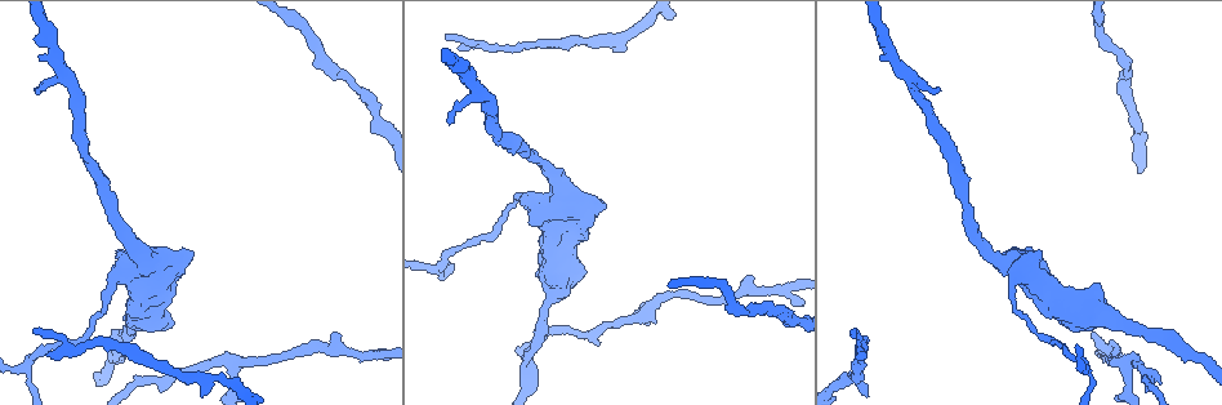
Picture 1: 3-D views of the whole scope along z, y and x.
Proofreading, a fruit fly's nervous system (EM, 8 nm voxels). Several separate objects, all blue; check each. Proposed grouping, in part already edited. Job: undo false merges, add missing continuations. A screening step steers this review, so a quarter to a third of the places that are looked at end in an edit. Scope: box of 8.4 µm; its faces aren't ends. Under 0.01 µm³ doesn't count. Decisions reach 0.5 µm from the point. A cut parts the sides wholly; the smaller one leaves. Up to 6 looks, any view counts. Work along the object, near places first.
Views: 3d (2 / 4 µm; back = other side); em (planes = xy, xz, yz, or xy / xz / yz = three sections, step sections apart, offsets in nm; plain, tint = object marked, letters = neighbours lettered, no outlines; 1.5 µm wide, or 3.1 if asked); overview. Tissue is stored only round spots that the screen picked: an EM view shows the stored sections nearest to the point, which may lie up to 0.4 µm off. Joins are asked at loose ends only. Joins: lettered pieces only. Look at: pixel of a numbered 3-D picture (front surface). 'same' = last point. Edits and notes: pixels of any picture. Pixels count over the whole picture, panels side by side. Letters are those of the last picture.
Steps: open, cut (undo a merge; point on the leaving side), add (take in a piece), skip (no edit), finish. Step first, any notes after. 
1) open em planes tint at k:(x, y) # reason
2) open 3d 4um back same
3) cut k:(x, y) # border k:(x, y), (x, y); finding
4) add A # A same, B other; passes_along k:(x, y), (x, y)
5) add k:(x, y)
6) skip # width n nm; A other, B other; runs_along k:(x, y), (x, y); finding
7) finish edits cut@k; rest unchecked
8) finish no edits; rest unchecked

open em planes plain at 1:(29, 358) # a fork

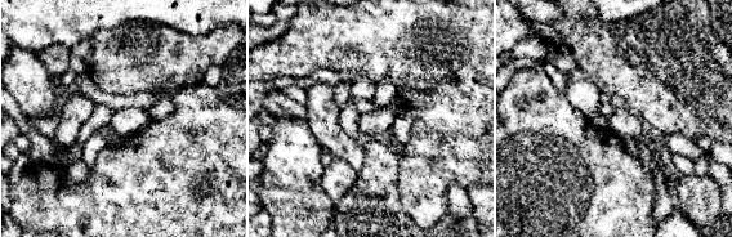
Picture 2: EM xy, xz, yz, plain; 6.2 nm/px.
open em planes letters same # what lies round it

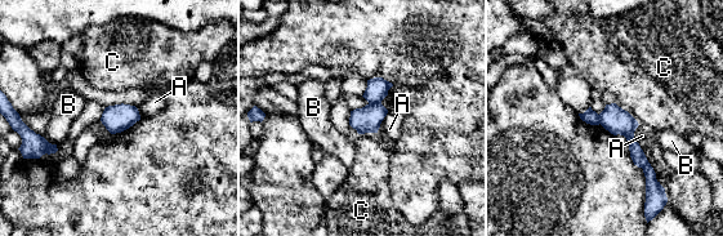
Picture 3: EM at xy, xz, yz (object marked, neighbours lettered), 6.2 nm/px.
cut 3:(367, 119) # A other, B other, C other; border 3:(369, 102), (380, 103); a second neuron is stuck on

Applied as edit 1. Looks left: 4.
open overview

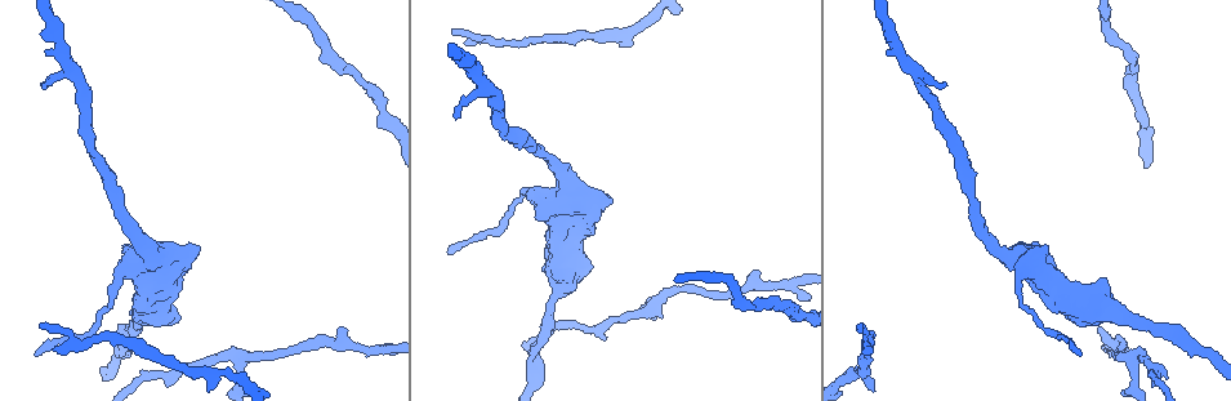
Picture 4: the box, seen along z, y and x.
open 3d 2um at 4:(464, 42) # free end

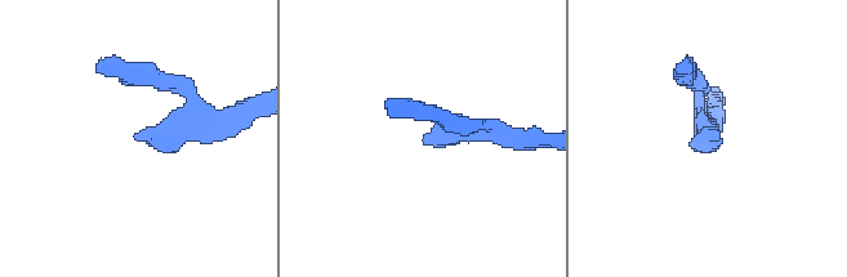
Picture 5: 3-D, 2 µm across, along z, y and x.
open em planes tint at 5:(713, 133)

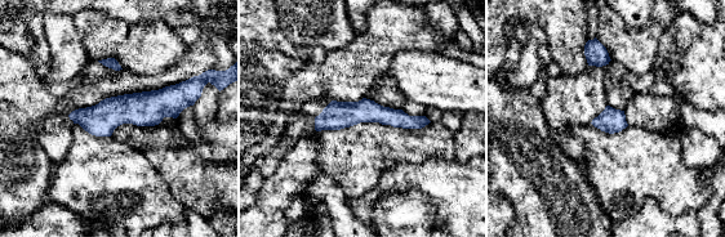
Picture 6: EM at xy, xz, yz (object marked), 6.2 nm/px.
open em planes letters same # see the neighbours

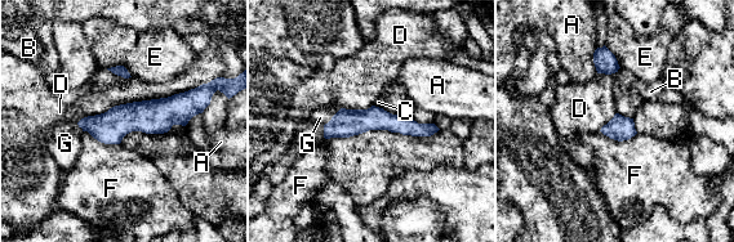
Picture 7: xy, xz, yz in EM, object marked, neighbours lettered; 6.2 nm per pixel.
add G # longest_contact F 240 nm; A other, B other, C other, D other, E other, F other, G same; passes_along 7:(346, 122), (332, 117), (320, 117); the neuron continues

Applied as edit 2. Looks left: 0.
finish edits cut@3, add@7; rest unchecked

